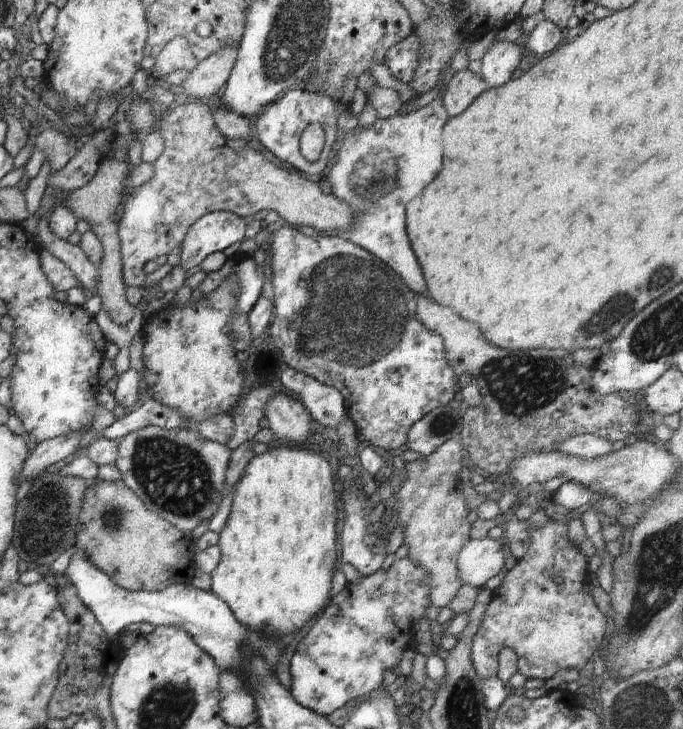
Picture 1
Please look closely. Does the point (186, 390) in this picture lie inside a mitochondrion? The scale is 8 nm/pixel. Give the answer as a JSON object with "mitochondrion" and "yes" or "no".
{"mitochondrion":"no"}

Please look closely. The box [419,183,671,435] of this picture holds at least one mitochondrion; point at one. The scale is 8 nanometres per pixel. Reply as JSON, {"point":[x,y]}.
{"point":[525,385]}

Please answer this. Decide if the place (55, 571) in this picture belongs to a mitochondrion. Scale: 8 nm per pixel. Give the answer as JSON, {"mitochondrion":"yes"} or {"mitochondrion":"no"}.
{"mitochondrion":"no"}

